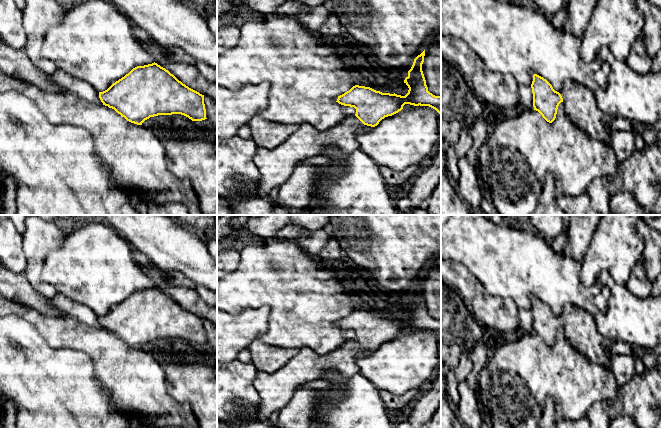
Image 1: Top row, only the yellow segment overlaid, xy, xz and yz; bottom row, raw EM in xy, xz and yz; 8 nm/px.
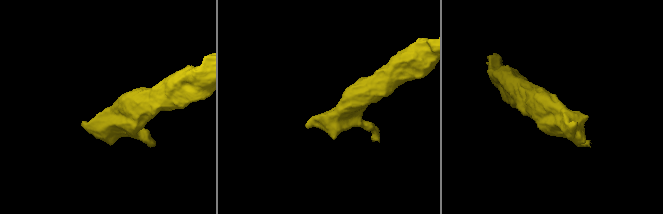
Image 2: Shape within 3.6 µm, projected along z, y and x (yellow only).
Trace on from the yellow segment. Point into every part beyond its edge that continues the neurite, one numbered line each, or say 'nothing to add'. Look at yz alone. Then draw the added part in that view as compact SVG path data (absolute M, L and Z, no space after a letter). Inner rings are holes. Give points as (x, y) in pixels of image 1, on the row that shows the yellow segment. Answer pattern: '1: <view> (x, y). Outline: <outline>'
1: yz (579, 101). Outline: M566 81L559 93L568 119L591 139L610 147L610 131L597 106L593 91L578 82Z

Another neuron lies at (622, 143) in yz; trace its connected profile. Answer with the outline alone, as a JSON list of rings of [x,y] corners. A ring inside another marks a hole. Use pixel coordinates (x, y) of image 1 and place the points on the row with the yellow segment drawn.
[[[610,131],[610,147],[612,148],[618,163],[626,161],[636,150],[635,138],[637,133],[630,131]]]

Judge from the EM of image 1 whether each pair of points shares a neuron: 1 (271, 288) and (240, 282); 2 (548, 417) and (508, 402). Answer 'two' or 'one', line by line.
1: one
2: two

